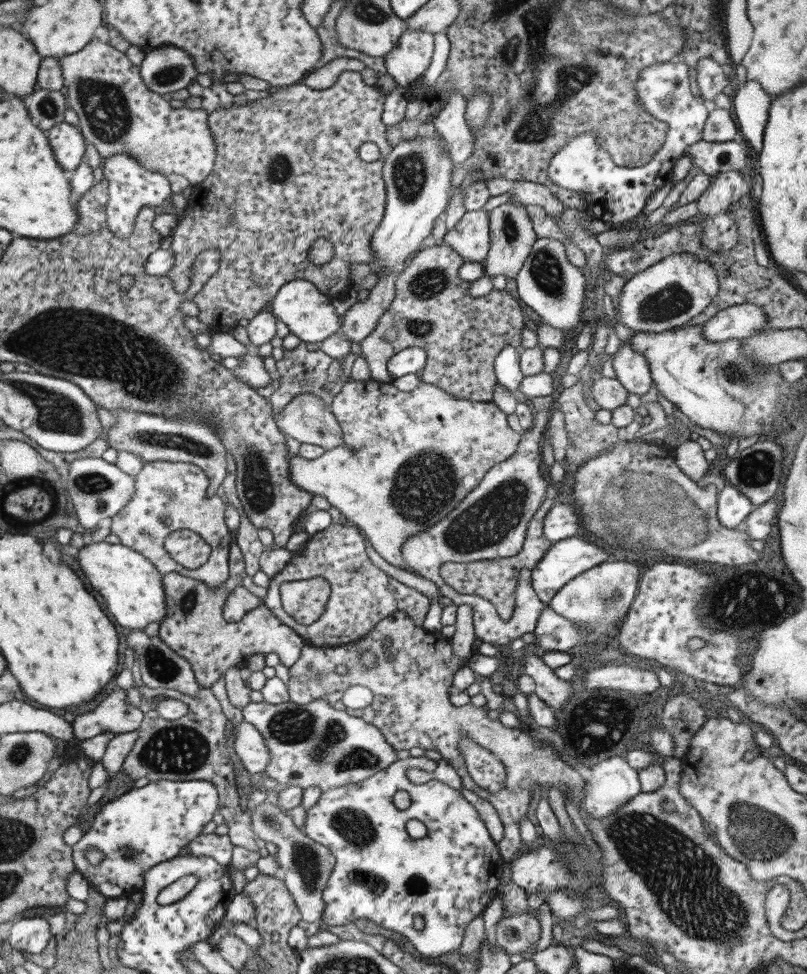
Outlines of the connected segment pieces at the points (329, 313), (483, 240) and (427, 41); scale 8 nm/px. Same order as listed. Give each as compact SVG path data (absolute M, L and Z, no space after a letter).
M296 279L280 287L272 300L272 315L283 322L290 333L304 343L322 343L341 331L341 318L334 309L332 299L320 292L309 280Z
M483 209L466 212L454 228L446 231L444 243L455 250L465 262L482 263L490 250L489 212Z
M420 29L402 32L394 50L384 56L387 72L400 87L410 88L410 84L423 76L430 66L434 50L434 33Z

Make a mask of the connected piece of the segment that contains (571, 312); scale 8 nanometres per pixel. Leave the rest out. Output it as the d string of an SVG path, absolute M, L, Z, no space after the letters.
M537 238L515 280L519 299L532 308L542 322L563 334L576 332L580 324L584 323L584 290L588 288L588 284L578 267L568 261L564 242L553 238Z

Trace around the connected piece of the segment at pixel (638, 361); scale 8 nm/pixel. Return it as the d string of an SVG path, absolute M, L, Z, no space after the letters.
M628 342L613 358L617 380L628 392L639 397L644 396L653 384L648 362L641 355L633 352Z

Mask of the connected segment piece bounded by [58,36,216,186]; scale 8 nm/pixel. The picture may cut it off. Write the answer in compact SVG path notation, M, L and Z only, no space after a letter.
M94 36L82 50L58 57L62 65L64 86L68 88L68 108L76 112L78 127L88 143L94 144L104 160L112 154L126 154L140 160L144 168L154 170L165 177L177 174L197 186L212 172L216 162L216 141L210 132L208 115L203 109L188 107L173 108L159 93L146 88L140 75L140 65L134 65L125 52L120 52L110 43L102 43Z

